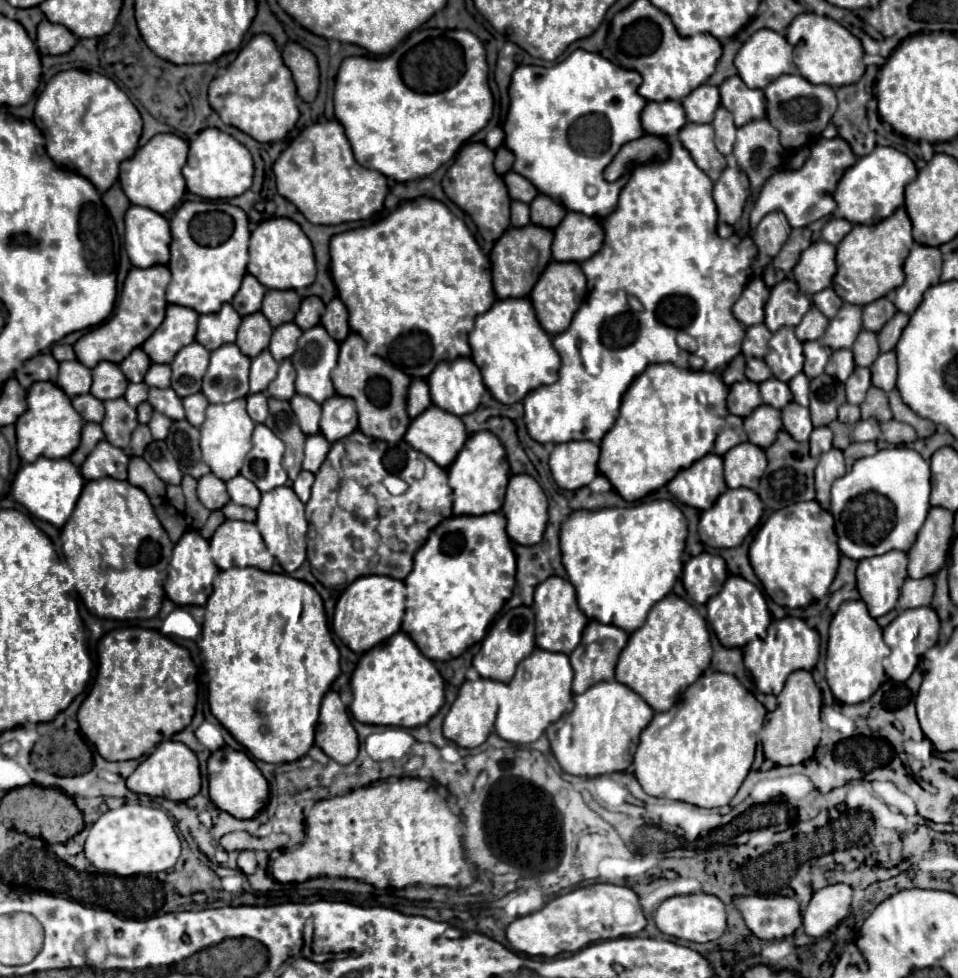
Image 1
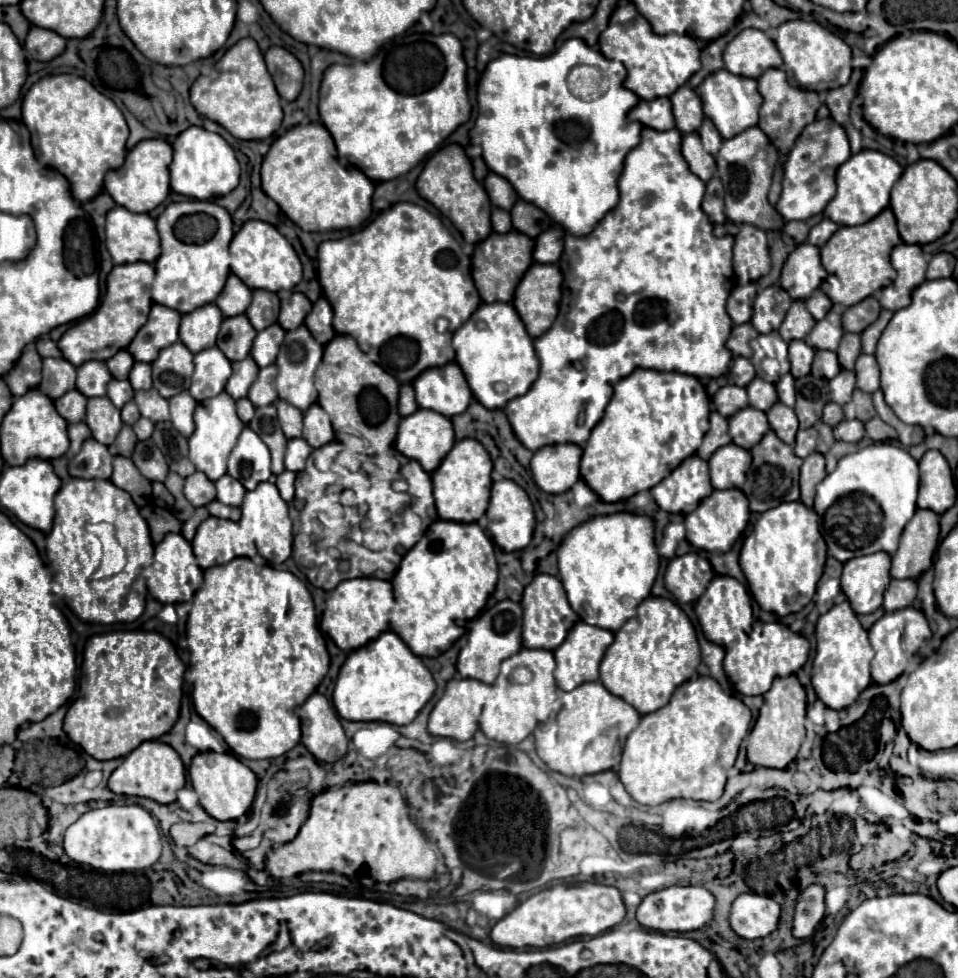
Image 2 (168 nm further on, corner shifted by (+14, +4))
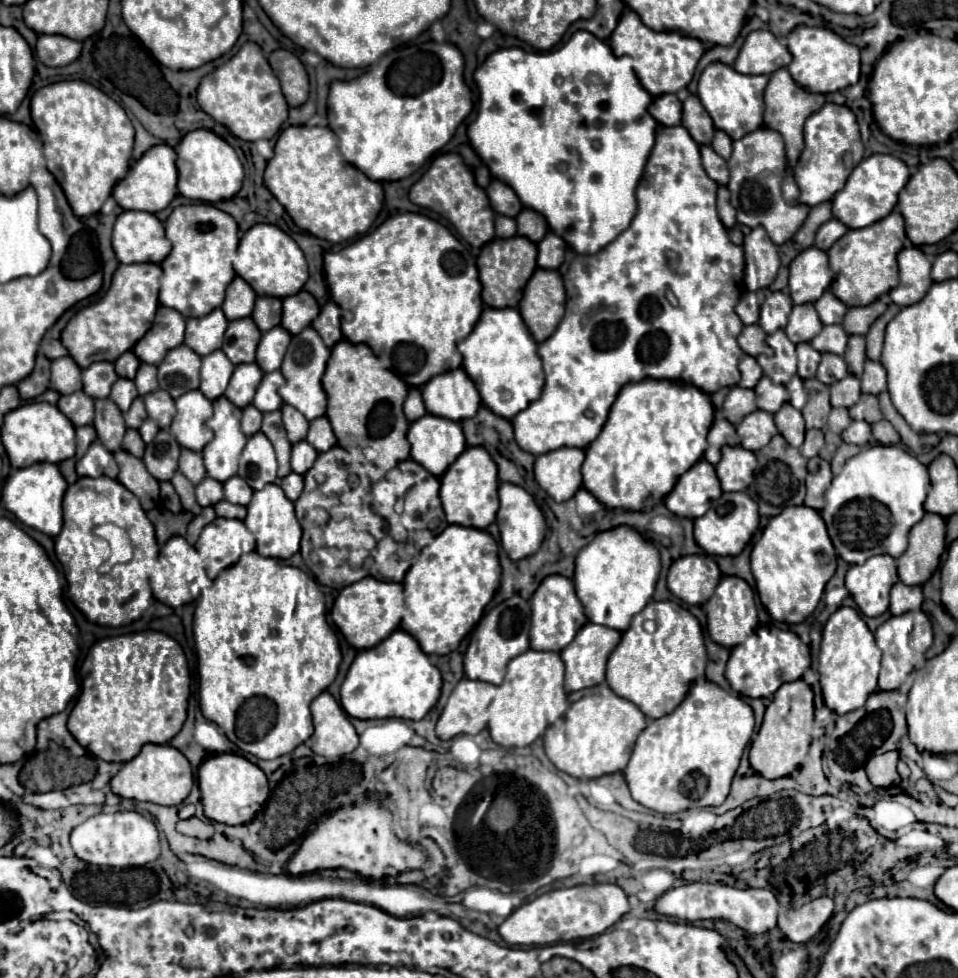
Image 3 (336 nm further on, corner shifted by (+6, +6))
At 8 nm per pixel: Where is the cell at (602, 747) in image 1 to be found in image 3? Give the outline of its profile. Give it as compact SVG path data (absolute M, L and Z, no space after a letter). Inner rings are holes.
M606 683L570 693L570 707L564 719L550 725L544 733L544 751L556 769L578 777L596 779L624 771L638 733L646 727L644 713L628 699L618 697Z

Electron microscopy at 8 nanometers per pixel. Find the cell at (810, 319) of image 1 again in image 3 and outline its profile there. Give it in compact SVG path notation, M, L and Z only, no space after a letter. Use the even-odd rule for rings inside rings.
M812 303L804 305L794 305L792 313L788 315L788 325L786 325L786 335L792 343L802 343L810 341L814 335L822 331L822 321L818 319L818 313Z

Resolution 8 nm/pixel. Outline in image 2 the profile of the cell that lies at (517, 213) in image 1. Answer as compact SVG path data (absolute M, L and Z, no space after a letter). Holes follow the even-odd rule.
M494 209L492 211L492 231L494 233L508 233L510 229L512 229L510 213L502 211L502 209Z

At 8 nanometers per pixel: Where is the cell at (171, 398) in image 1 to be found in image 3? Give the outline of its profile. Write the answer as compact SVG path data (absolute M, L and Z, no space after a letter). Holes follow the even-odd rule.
M158 389L158 391L152 391L150 395L144 395L144 405L146 405L148 417L154 419L160 425L160 429L168 429L172 425L176 407L168 391Z

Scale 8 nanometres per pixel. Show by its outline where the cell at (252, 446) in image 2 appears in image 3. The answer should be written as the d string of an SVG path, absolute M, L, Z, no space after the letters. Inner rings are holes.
M262 433L248 437L248 443L240 455L238 475L250 483L252 489L262 489L266 483L276 481L276 457L274 447Z

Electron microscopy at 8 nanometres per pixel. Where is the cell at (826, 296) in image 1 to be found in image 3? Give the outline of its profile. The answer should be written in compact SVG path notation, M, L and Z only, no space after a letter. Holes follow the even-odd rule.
M826 291L816 303L814 303L820 319L824 325L832 325L832 323L842 323L844 319L844 313L848 311L848 307L838 299L834 297L830 291Z

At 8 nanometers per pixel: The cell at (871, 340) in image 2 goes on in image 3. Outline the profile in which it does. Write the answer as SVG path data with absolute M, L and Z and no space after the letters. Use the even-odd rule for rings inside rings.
M890 303L888 309L886 309L886 313L880 315L880 317L872 323L870 331L866 333L866 355L868 355L870 359L880 359L880 351L882 351L886 327L888 327L888 323L898 315L898 311L900 311L900 307L894 305L894 303Z

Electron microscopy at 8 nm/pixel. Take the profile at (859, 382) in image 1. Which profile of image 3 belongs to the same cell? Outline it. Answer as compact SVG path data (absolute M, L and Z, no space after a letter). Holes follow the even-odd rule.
M848 375L838 383L830 385L830 399L832 407L852 407L860 399L860 379Z

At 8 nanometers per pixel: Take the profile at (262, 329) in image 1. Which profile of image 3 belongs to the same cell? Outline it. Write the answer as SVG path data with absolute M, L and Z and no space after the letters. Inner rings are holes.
M252 317L230 321L230 327L226 329L226 335L224 335L222 351L228 355L228 359L234 365L252 363L260 335L262 333L256 327L256 323L252 321Z

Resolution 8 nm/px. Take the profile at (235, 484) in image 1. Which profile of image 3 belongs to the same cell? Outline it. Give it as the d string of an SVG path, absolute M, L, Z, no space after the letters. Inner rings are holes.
M234 475L232 479L224 483L224 499L236 505L248 505L252 499L252 489L248 487L248 483L242 477Z

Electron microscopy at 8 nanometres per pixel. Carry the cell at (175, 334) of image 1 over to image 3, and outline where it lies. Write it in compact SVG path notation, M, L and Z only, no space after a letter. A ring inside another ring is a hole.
M162 305L156 311L154 325L134 345L132 351L138 355L140 361L158 365L166 357L166 351L178 347L184 341L184 329L186 329L186 319L178 311Z

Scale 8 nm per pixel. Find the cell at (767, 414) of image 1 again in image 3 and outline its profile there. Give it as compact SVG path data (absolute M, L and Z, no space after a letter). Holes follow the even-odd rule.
M758 409L758 411L746 415L736 425L736 433L742 439L742 447L746 447L748 451L758 451L778 433L778 429L774 425L772 415Z

